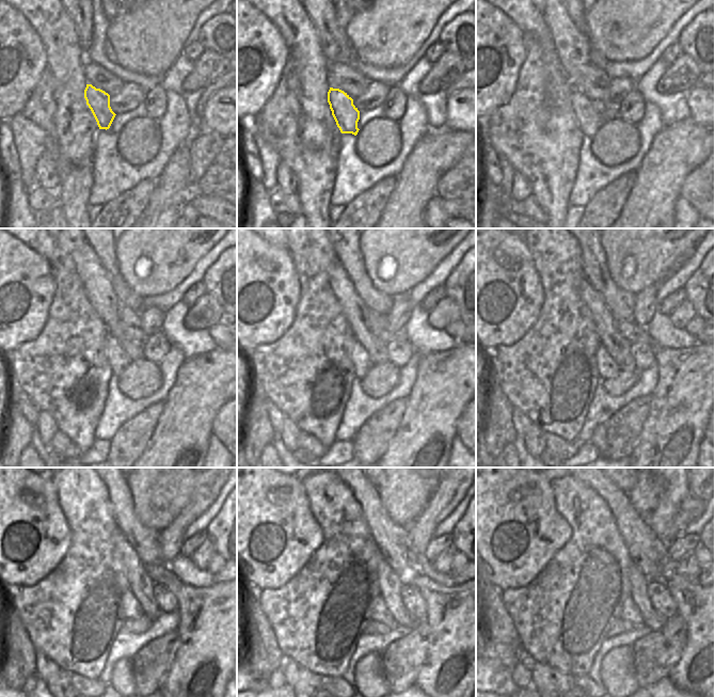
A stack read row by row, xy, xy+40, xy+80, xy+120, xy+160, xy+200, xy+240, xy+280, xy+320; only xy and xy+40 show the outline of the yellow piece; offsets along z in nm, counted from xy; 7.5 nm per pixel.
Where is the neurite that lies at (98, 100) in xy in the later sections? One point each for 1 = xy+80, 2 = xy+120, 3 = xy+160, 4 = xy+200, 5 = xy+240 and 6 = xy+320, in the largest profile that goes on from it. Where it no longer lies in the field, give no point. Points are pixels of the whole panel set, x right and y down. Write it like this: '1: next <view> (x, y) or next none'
1: next xy+80 (590, 120)
2: next xy+120 (117, 359)
3: next xy+160 (362, 363)
4: next xy+200 (607, 368)
5: next xy+240 (131, 608)
6: next xy+320 (631, 613)

